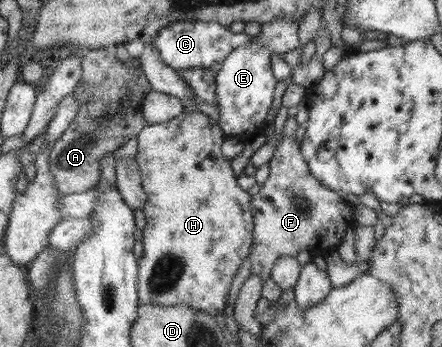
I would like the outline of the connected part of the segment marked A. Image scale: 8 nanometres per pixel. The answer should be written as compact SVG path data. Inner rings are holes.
M110 48L86 49L81 55L82 76L73 96L79 102L79 112L65 129L51 151L48 165L54 184L62 195L83 193L101 183L99 161L105 153L112 155L147 123L143 117L143 100L152 91L140 68L138 57L122 61Z

